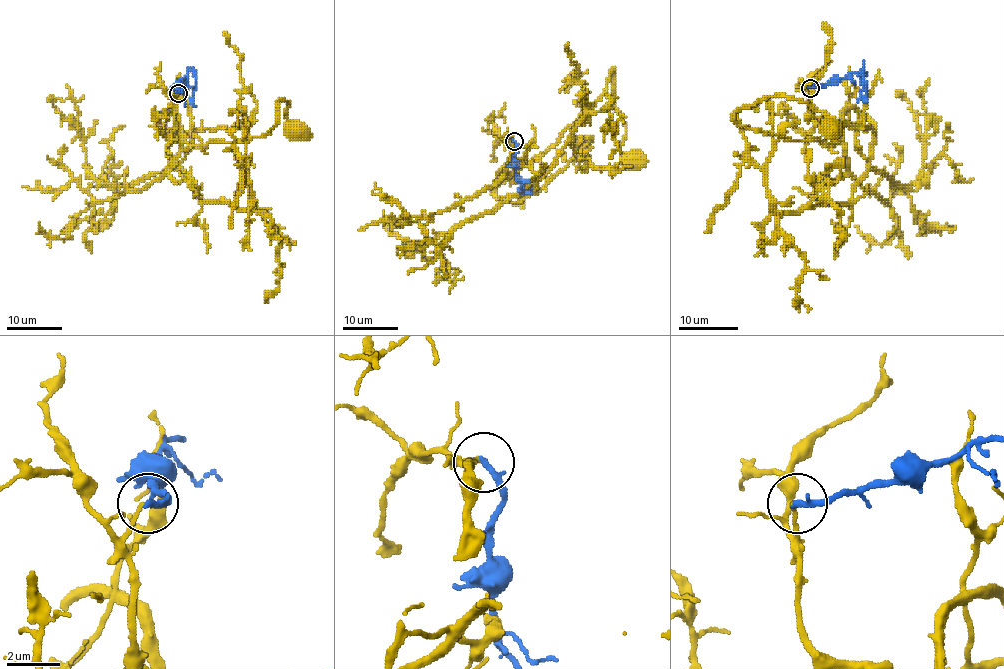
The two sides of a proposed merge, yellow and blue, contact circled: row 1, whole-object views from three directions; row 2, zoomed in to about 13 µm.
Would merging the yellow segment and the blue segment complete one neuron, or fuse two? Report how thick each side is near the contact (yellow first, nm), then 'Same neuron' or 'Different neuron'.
Thickness 120 nm (yellow) against 240 nm. Different neuron

